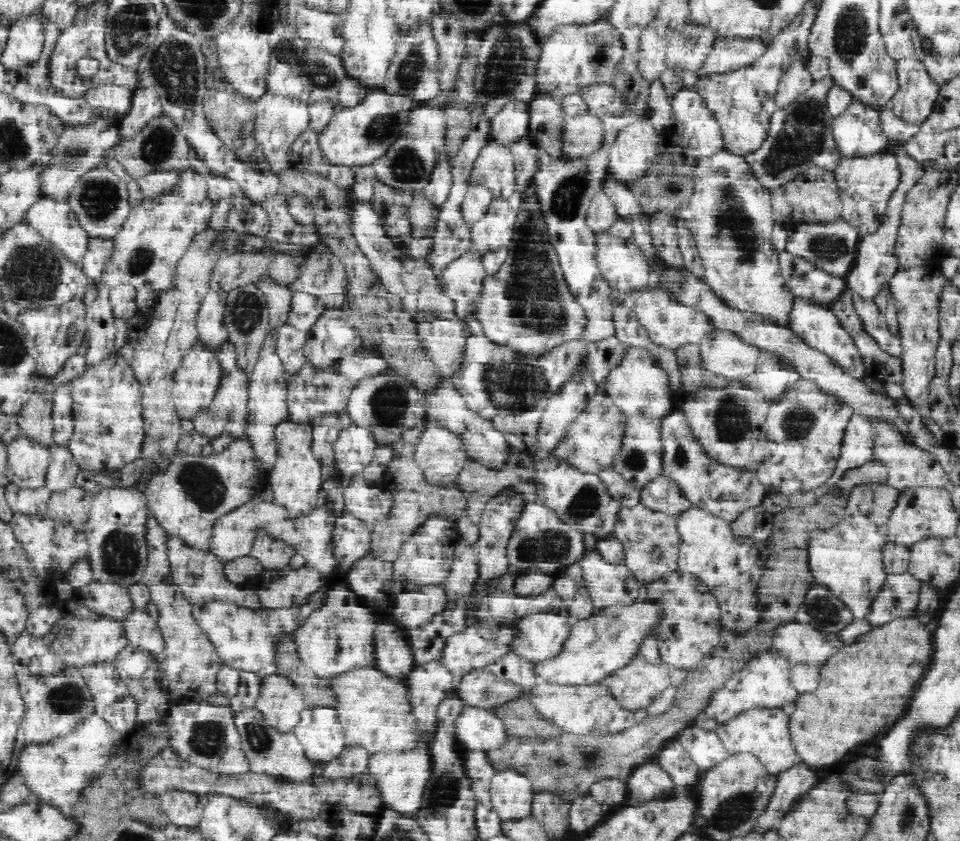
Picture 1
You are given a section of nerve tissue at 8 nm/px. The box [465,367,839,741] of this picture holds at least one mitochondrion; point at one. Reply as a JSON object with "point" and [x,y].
{"point":[552,545]}

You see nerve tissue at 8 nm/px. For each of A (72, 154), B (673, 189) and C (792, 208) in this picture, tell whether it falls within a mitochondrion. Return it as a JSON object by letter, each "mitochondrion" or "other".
{"A":"mitochondrion","B":"mitochondrion","C":"other"}

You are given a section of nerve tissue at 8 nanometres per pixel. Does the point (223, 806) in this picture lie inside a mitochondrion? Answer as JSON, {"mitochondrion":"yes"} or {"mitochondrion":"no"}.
{"mitochondrion":"no"}

